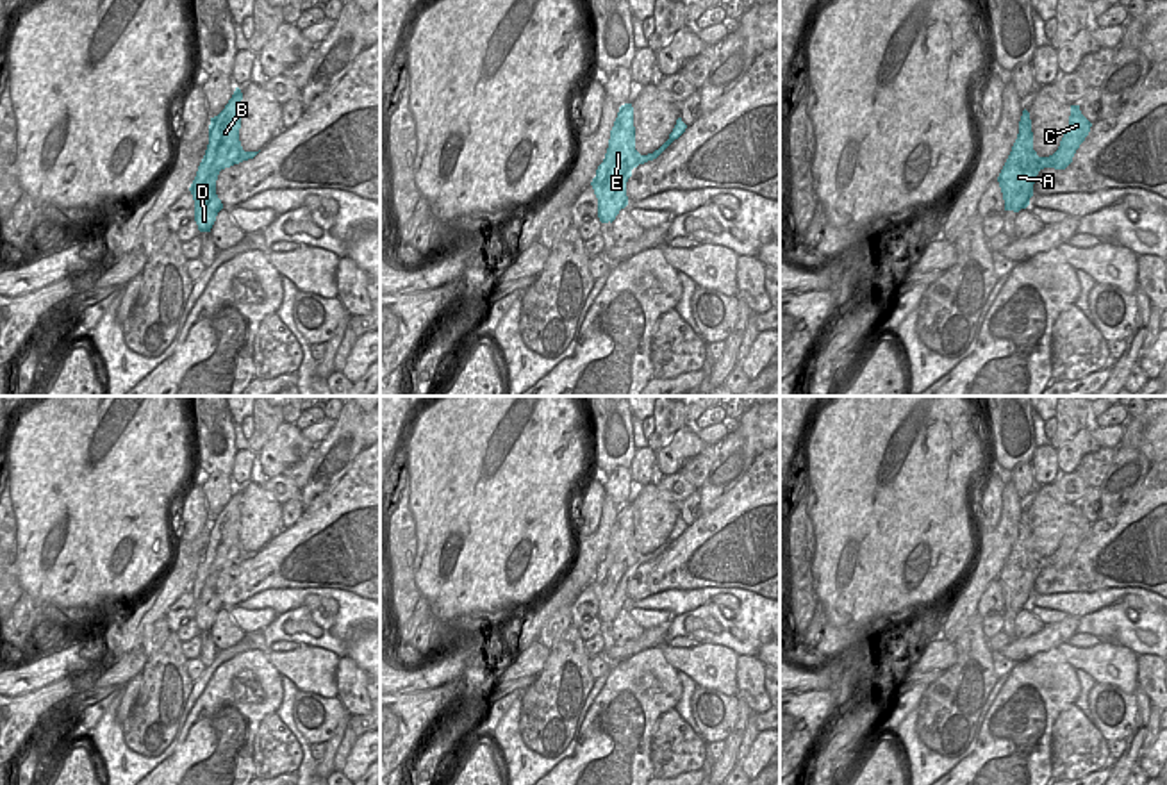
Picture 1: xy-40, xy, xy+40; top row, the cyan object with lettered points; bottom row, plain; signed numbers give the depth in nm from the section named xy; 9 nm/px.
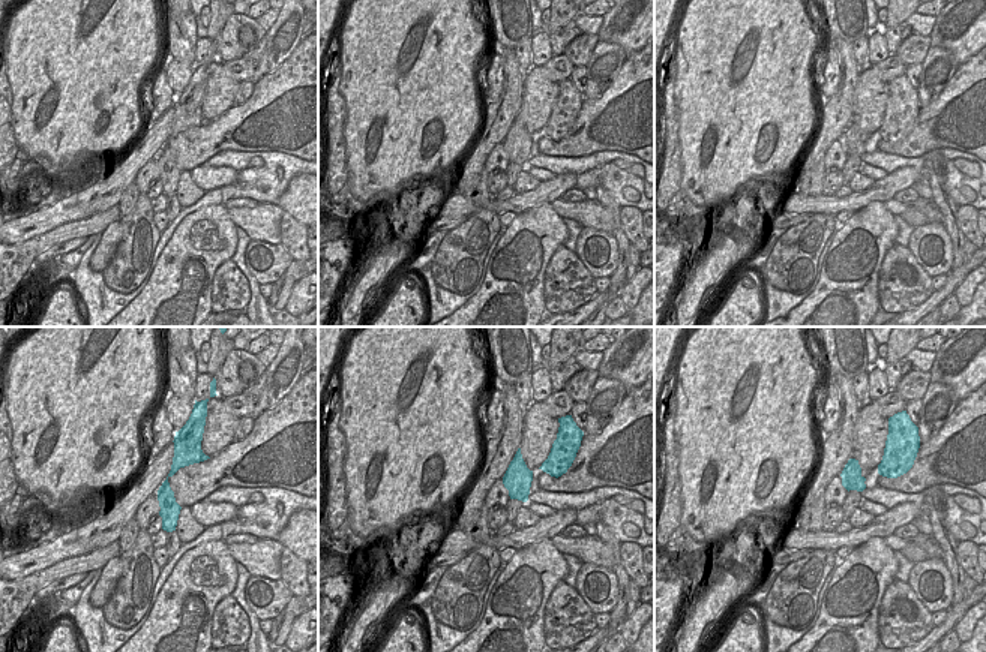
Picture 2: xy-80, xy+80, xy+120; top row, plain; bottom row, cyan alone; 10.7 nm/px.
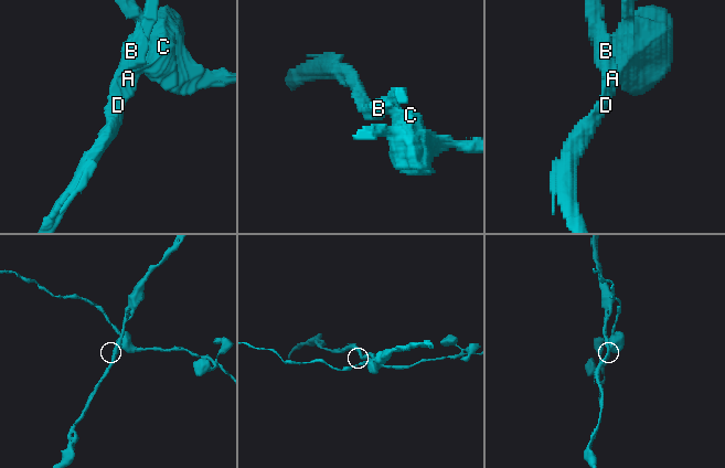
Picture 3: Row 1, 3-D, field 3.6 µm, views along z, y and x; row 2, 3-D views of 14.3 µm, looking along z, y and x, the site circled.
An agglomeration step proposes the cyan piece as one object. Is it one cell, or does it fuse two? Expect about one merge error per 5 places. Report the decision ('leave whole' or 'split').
split

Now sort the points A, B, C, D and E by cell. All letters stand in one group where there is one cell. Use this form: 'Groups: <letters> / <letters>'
Groups: A B D E / C

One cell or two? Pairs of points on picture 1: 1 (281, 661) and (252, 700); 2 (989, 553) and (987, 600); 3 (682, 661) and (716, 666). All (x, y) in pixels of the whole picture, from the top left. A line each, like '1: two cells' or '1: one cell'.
1: two cells
2: two cells
3: one cell

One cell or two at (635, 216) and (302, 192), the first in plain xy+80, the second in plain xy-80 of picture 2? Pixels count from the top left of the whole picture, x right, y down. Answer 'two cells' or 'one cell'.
two cells

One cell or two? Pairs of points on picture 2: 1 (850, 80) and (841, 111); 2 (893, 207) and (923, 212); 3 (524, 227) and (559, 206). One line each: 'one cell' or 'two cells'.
1: one cell
2: one cell
3: two cells

